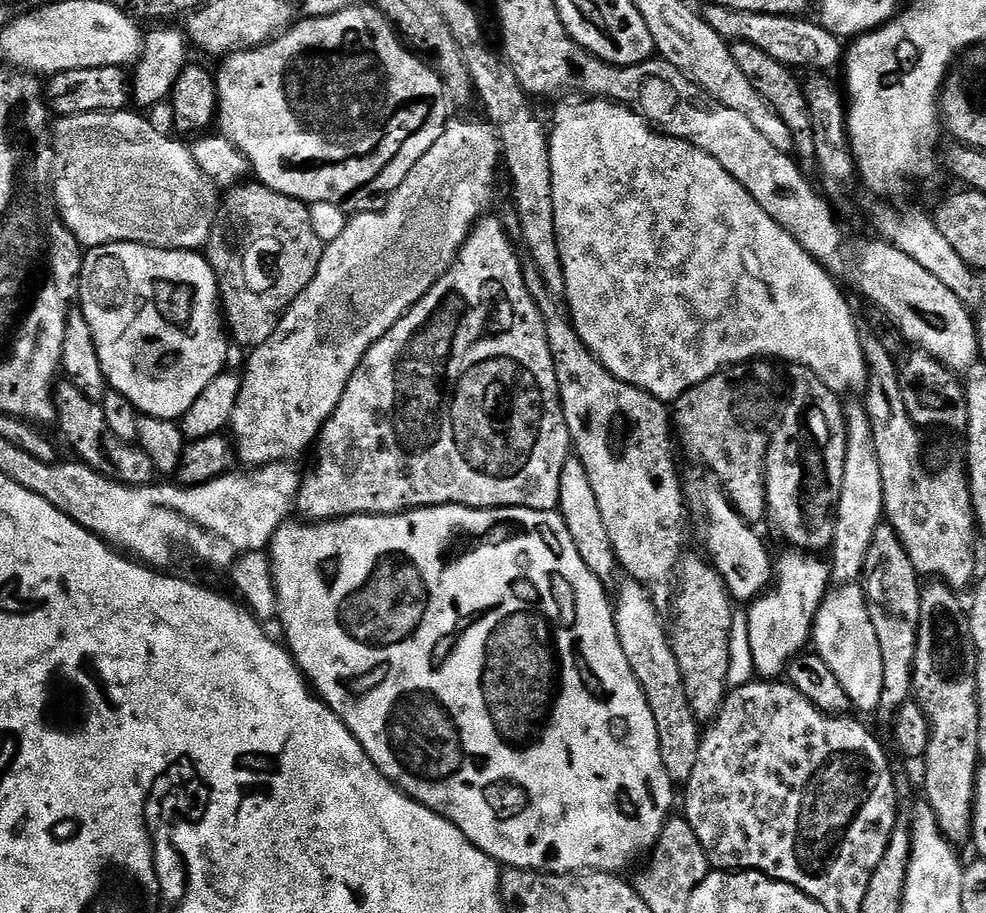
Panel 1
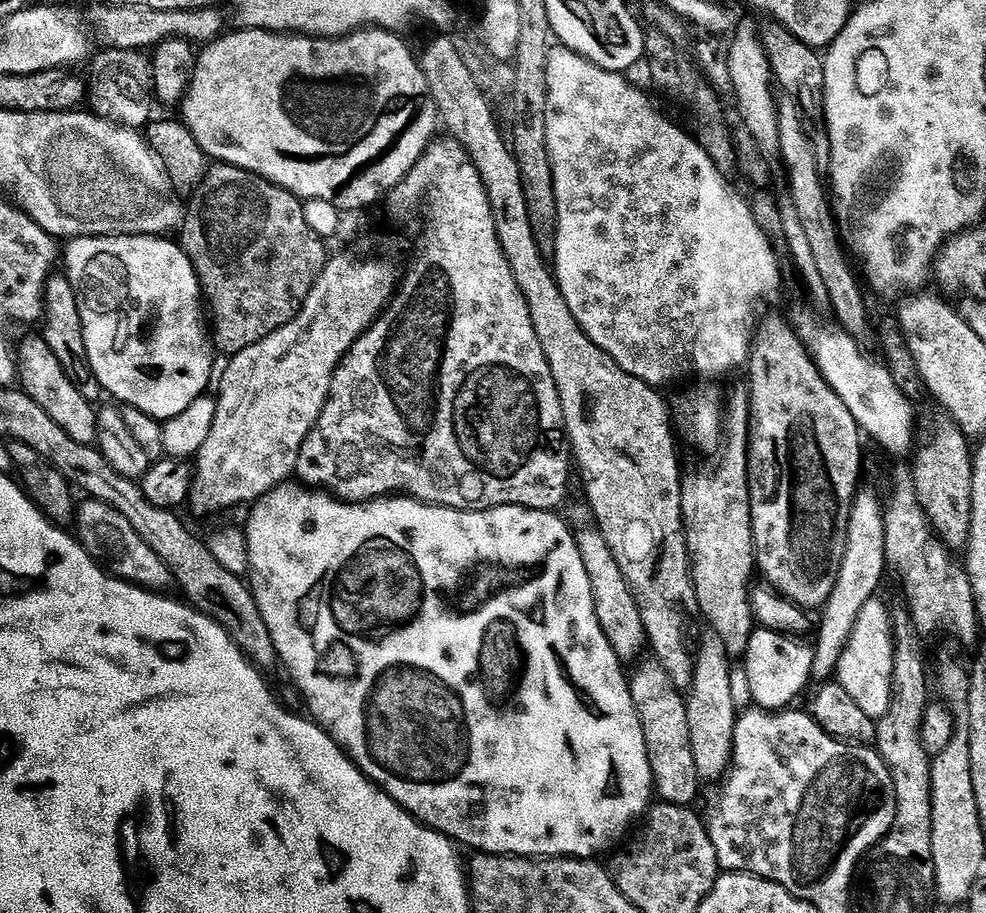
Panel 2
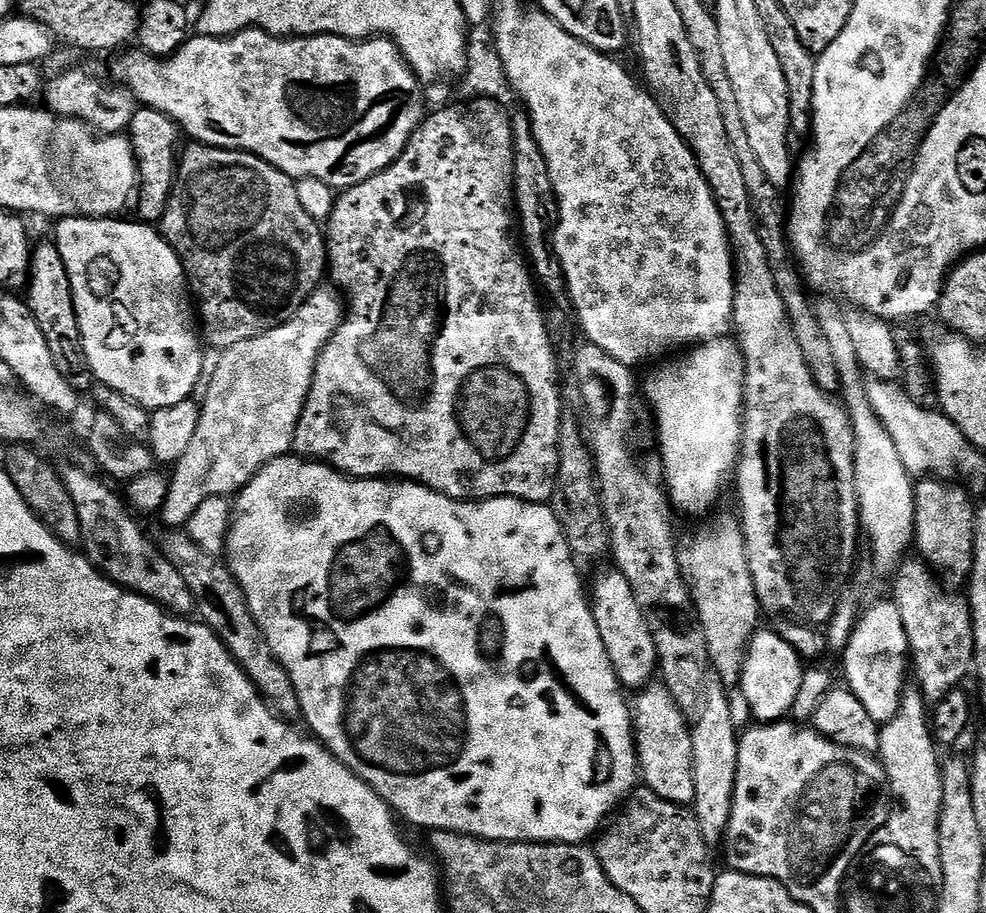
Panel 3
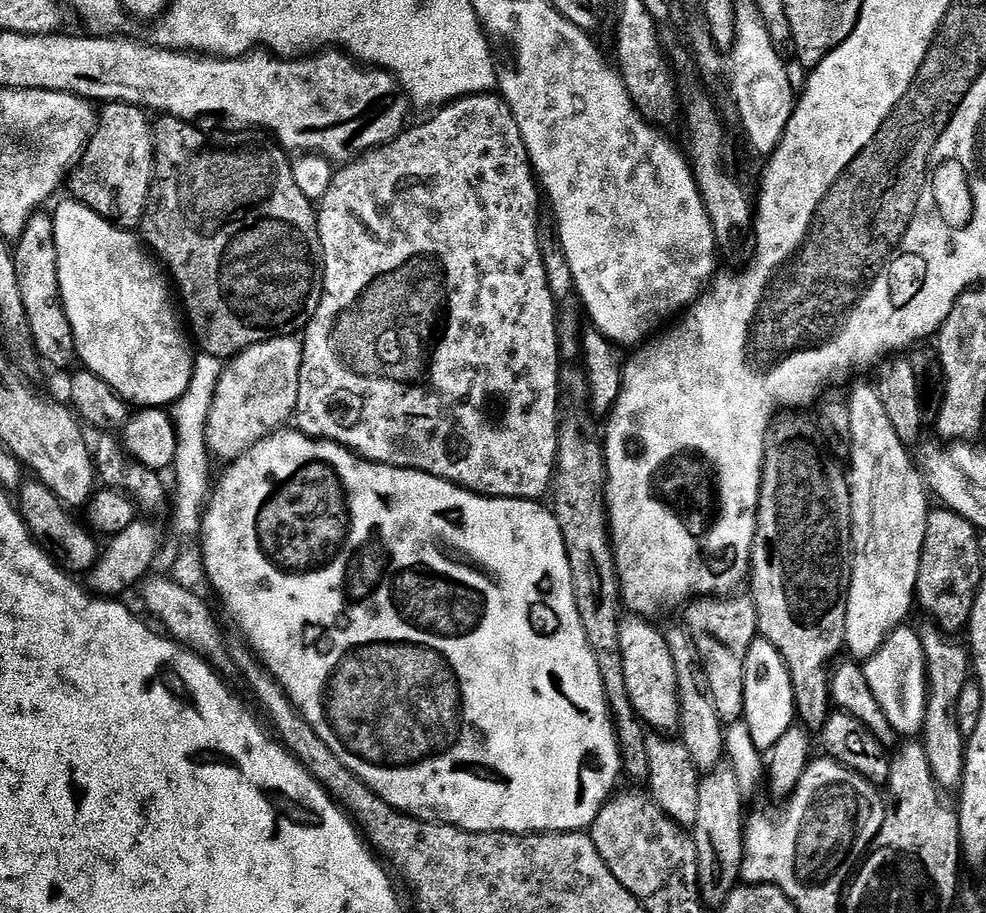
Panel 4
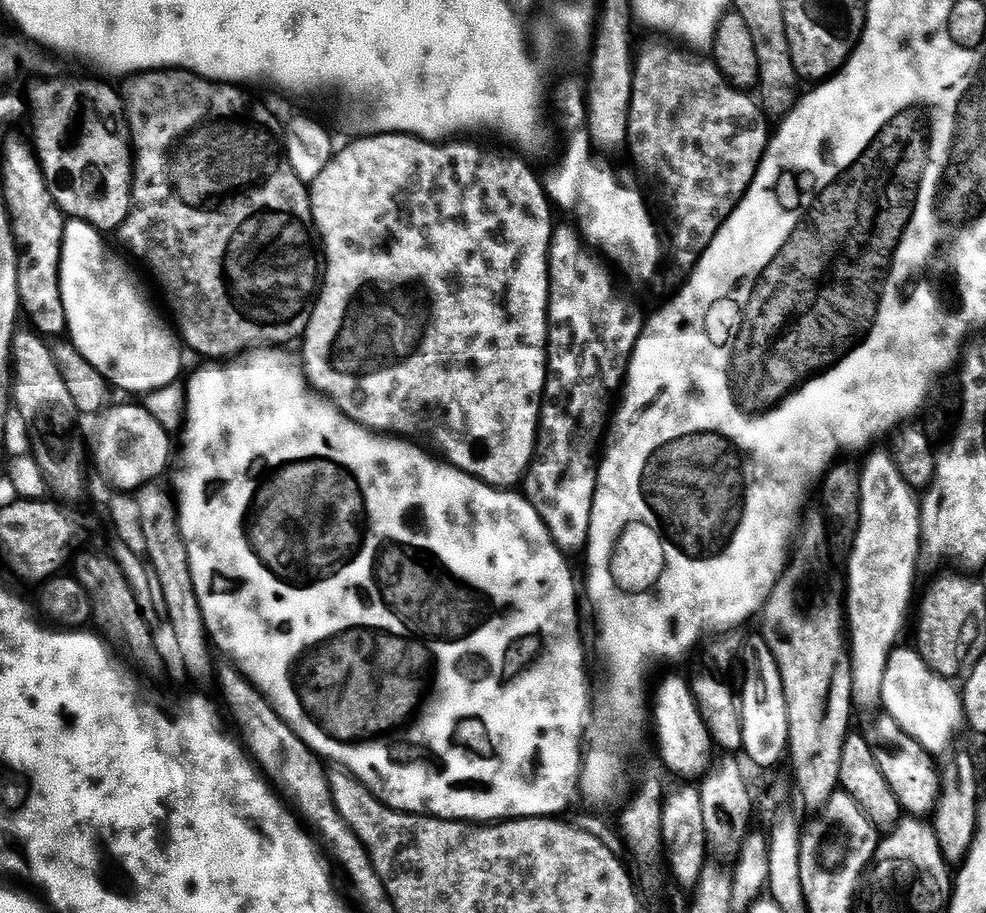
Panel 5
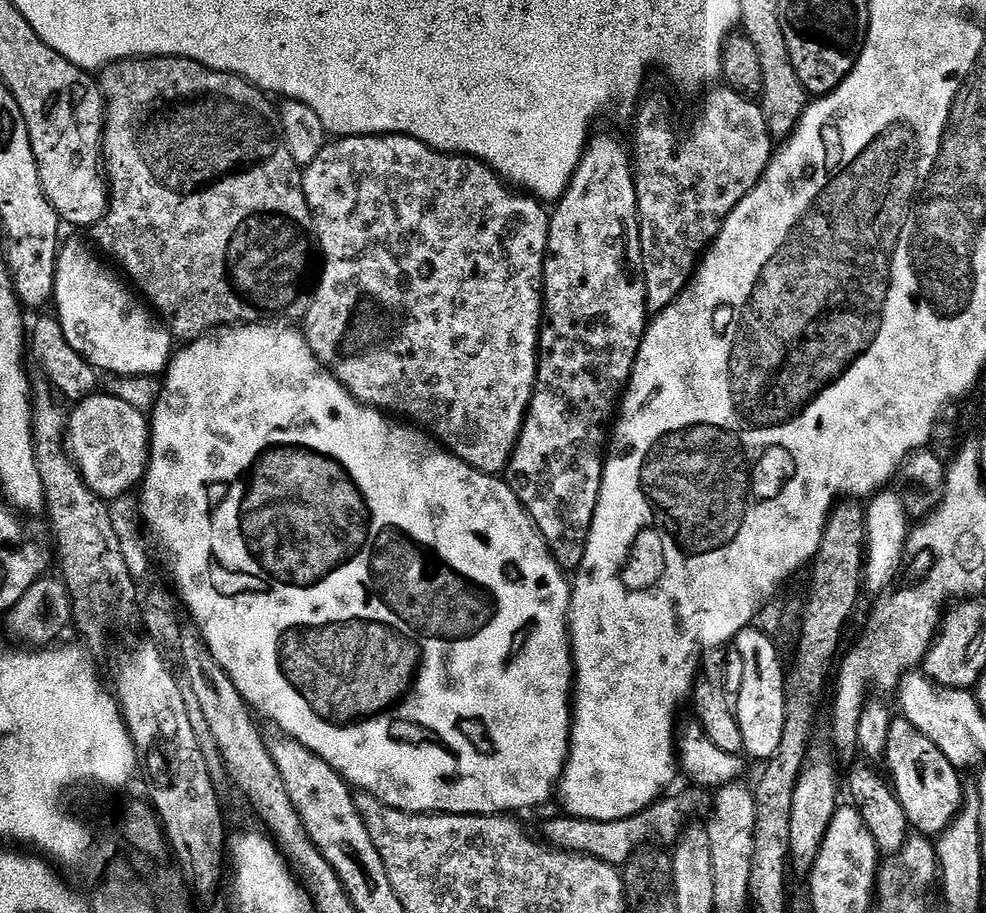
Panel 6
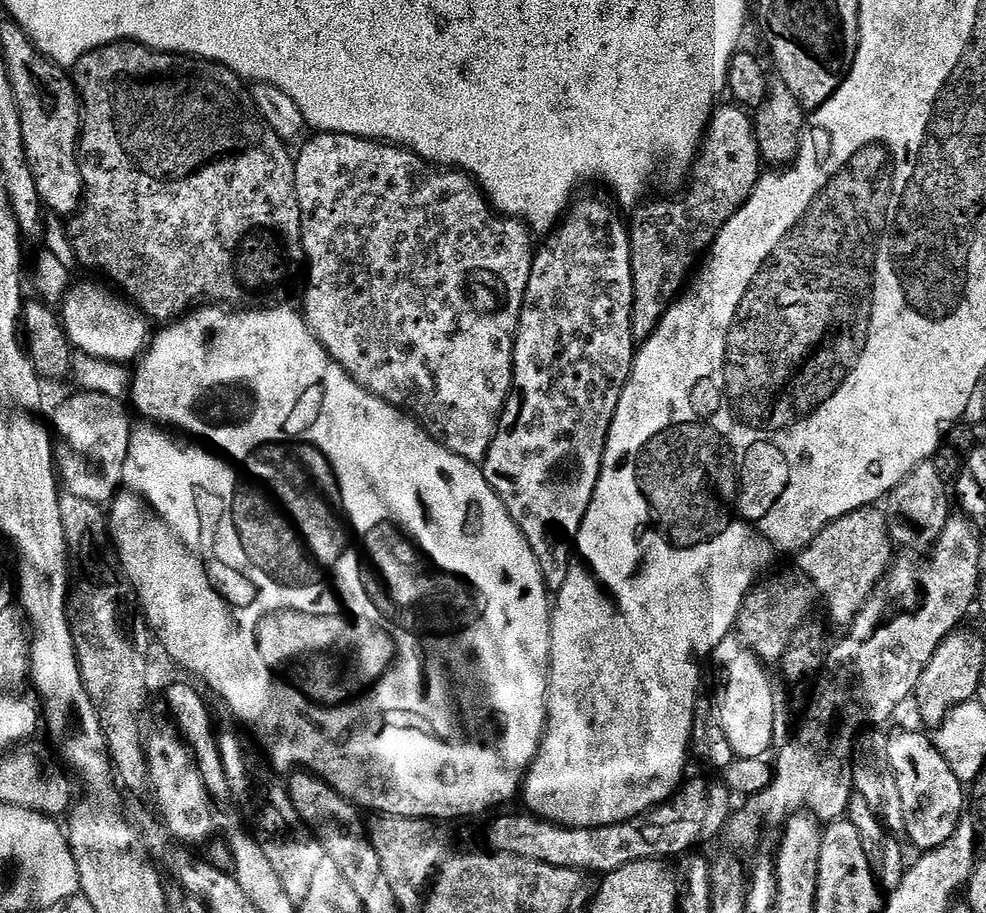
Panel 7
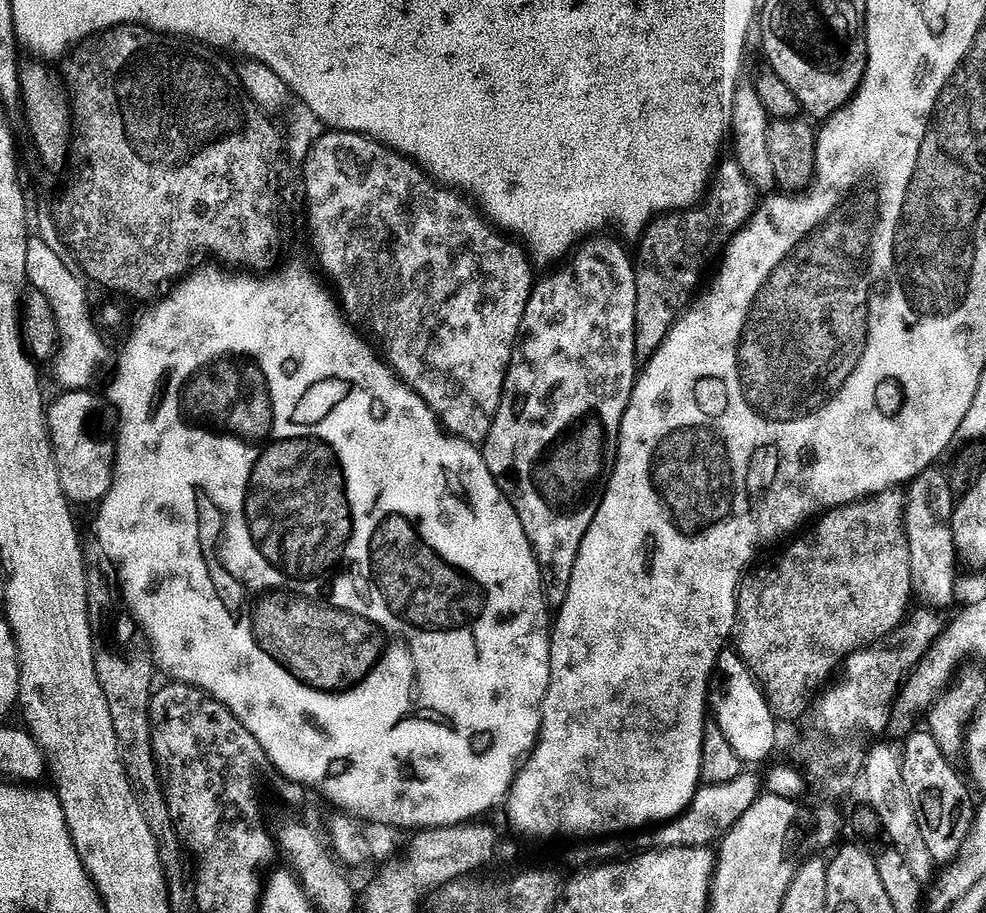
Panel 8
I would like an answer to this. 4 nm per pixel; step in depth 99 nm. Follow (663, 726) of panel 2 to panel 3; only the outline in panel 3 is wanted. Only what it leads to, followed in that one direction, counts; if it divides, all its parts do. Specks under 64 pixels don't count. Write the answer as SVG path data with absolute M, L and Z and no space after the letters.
M653 682L639 693L634 700L634 735L636 738L636 759L638 772L643 783L665 801L674 804L691 805L694 798L694 768L693 768L693 740L689 719L674 702L667 685L663 682Z

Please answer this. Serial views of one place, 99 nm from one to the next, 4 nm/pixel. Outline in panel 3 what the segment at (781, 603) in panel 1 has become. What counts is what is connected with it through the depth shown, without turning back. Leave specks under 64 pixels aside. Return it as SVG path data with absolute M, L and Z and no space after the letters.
M776 630L757 631L746 649L743 674L746 683L742 688L743 696L752 707L752 716L760 722L783 721L789 715L795 695L798 694L804 671L799 653L784 641Z

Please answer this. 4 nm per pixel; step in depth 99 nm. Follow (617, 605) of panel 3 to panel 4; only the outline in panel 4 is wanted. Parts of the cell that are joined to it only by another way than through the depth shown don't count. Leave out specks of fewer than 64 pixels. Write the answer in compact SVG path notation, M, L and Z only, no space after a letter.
M631 614L621 619L622 674L626 678L626 694L641 721L657 733L672 734L680 726L678 676L674 670L674 658L670 658L668 637L652 624L655 623L649 622L645 617Z

